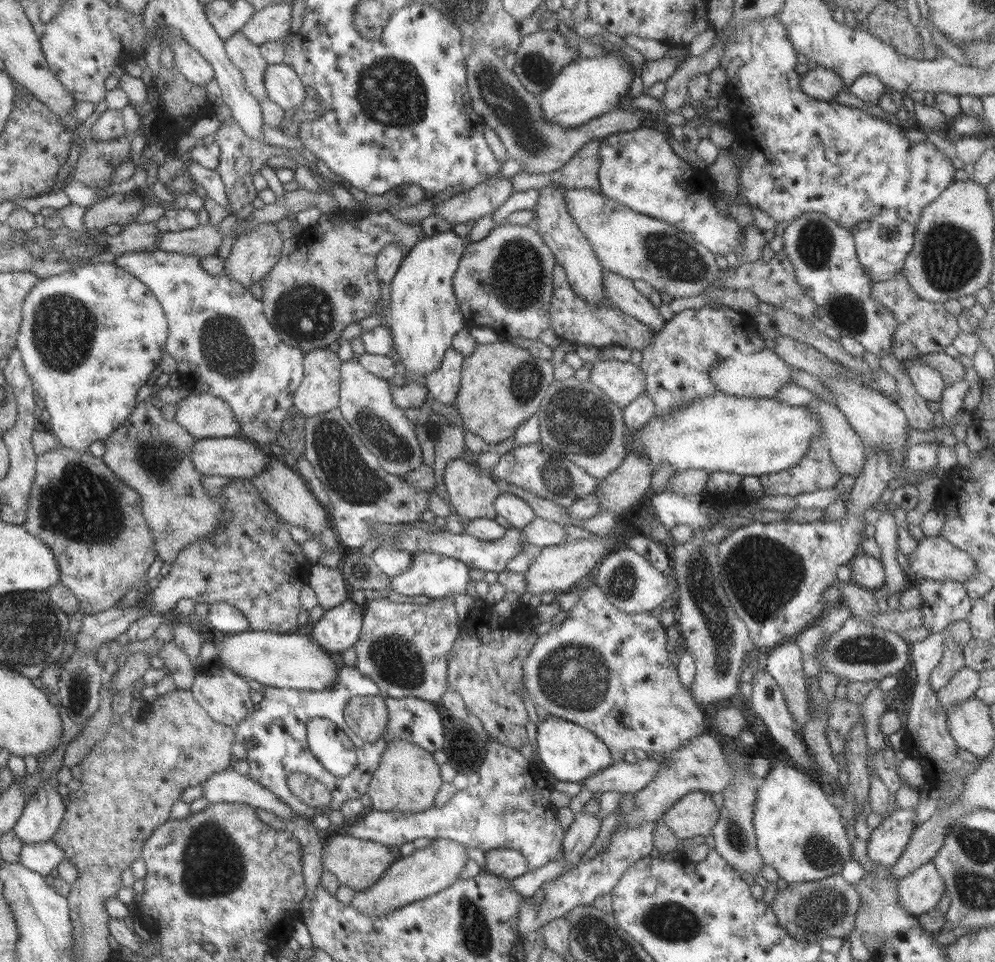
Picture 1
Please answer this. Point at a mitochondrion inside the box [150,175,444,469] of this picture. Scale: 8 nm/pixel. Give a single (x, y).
(227, 351)

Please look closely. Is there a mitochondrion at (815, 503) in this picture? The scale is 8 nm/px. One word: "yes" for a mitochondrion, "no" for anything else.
no

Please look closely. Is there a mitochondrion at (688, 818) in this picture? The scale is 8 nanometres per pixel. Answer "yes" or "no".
no

